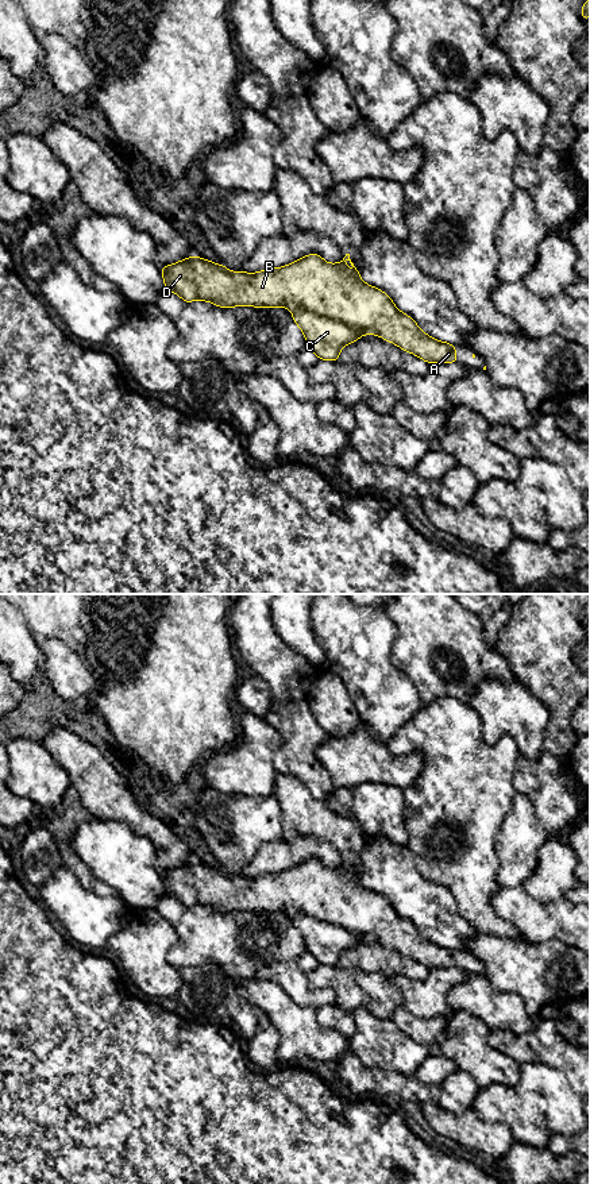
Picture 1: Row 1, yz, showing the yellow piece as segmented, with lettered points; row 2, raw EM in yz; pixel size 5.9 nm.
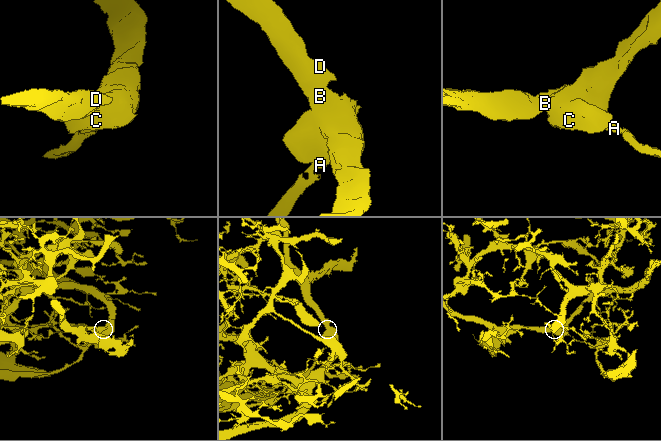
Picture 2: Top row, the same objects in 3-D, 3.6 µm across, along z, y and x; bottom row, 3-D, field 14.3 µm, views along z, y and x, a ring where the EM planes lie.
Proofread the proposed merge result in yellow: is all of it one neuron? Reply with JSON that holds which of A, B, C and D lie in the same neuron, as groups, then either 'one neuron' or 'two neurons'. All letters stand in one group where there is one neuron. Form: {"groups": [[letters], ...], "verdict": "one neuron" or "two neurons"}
{"groups": [["A", "B", "D"], ["C"]], "verdict": "two neurons"}

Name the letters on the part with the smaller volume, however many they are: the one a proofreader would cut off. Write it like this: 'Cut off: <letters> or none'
Cut off: C

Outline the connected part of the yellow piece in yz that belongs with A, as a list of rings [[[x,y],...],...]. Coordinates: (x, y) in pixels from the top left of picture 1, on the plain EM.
[[[309,859],[290,869],[248,879],[234,878],[221,868],[200,861],[190,861],[161,872],[165,895],[178,899],[186,909],[194,905],[209,906],[216,911],[257,911],[288,914],[304,913],[312,918],[339,925],[369,940],[378,940],[401,954],[432,968],[454,968],[458,965],[452,948],[439,946],[424,938],[416,926],[398,915],[392,903],[382,895],[365,888],[350,864],[350,859],[339,868],[327,868],[319,859]]]

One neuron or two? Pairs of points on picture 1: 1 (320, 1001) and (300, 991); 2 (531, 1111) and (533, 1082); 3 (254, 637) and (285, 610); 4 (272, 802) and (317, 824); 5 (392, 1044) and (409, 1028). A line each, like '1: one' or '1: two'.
1: one
2: two
3: two
4: two
5: two

